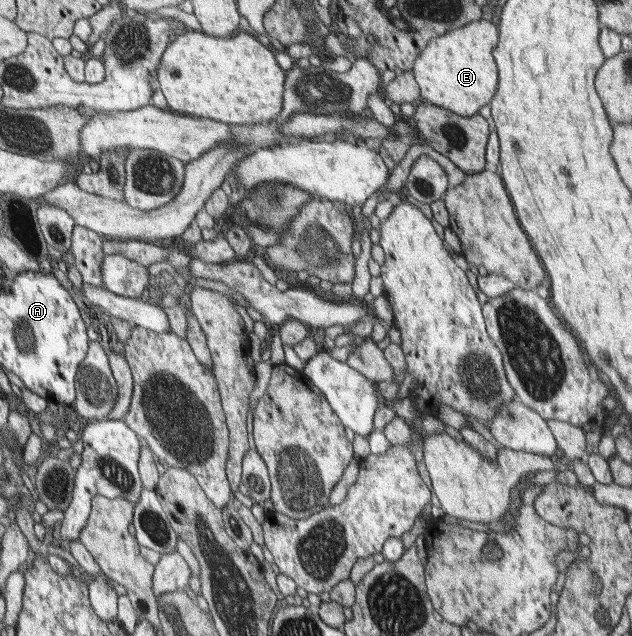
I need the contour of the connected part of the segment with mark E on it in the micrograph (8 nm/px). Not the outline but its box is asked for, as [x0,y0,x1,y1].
[410,19,499,117]

